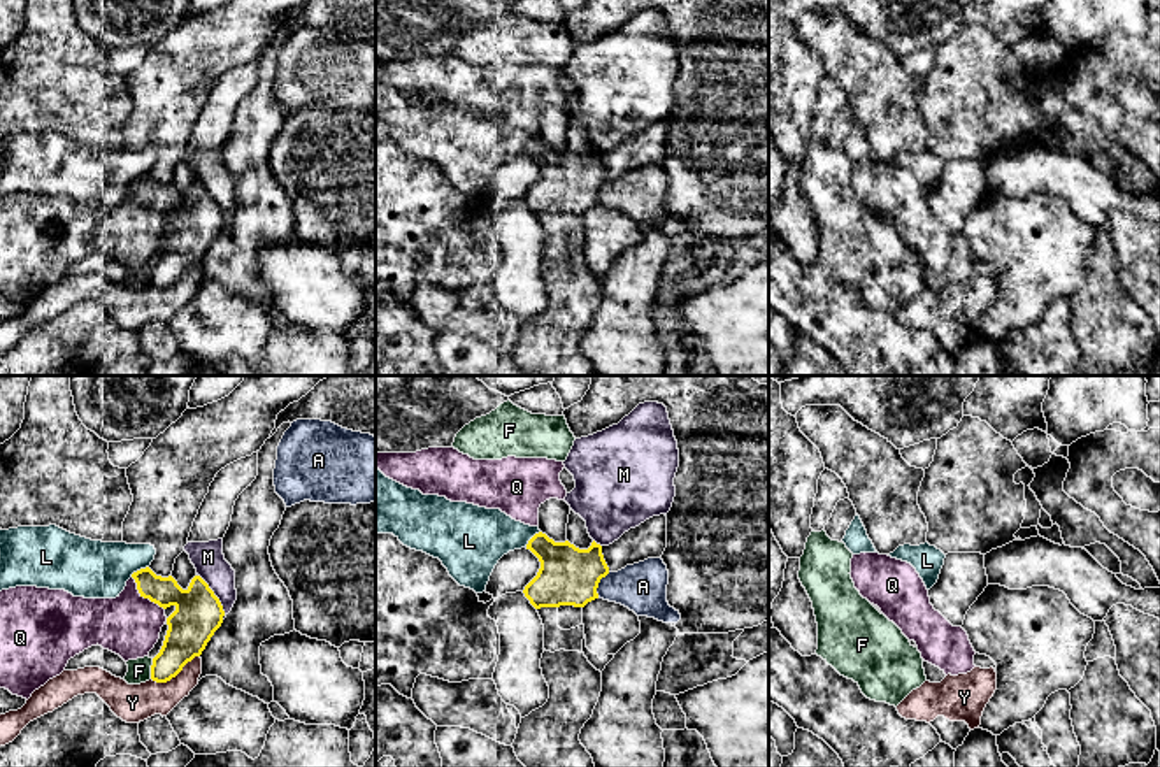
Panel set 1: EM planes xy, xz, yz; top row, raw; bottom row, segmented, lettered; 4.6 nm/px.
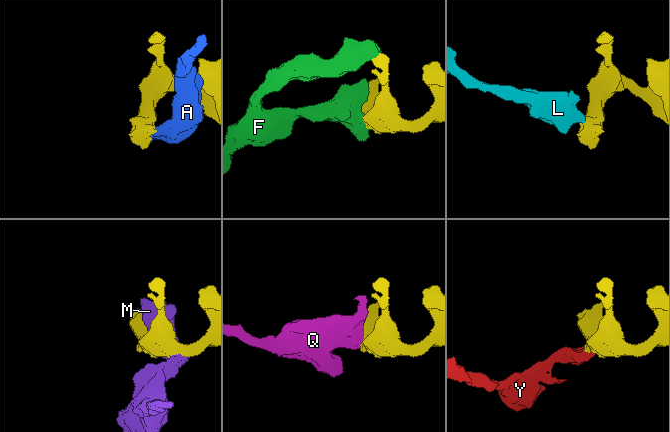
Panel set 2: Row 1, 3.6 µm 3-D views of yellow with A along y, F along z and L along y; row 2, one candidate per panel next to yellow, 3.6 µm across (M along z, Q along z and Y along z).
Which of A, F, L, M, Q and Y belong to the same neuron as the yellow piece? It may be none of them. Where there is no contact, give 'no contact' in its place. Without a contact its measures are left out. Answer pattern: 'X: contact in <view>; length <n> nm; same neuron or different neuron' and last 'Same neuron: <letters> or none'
A: contact in xz; length 130 nm; different neuron
F: contact in xy; length 100 nm; different neuron
L: contact in xy; length 100 nm; different neuron
M: contact in xy; length 220 nm; different neuron
Q: contact in xy; length 220 nm; different neuron
Y: contact in xy; length 260 nm; different neuron
Same neuron: none

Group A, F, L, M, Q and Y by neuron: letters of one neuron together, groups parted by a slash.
A Y / F / L / M / Q

